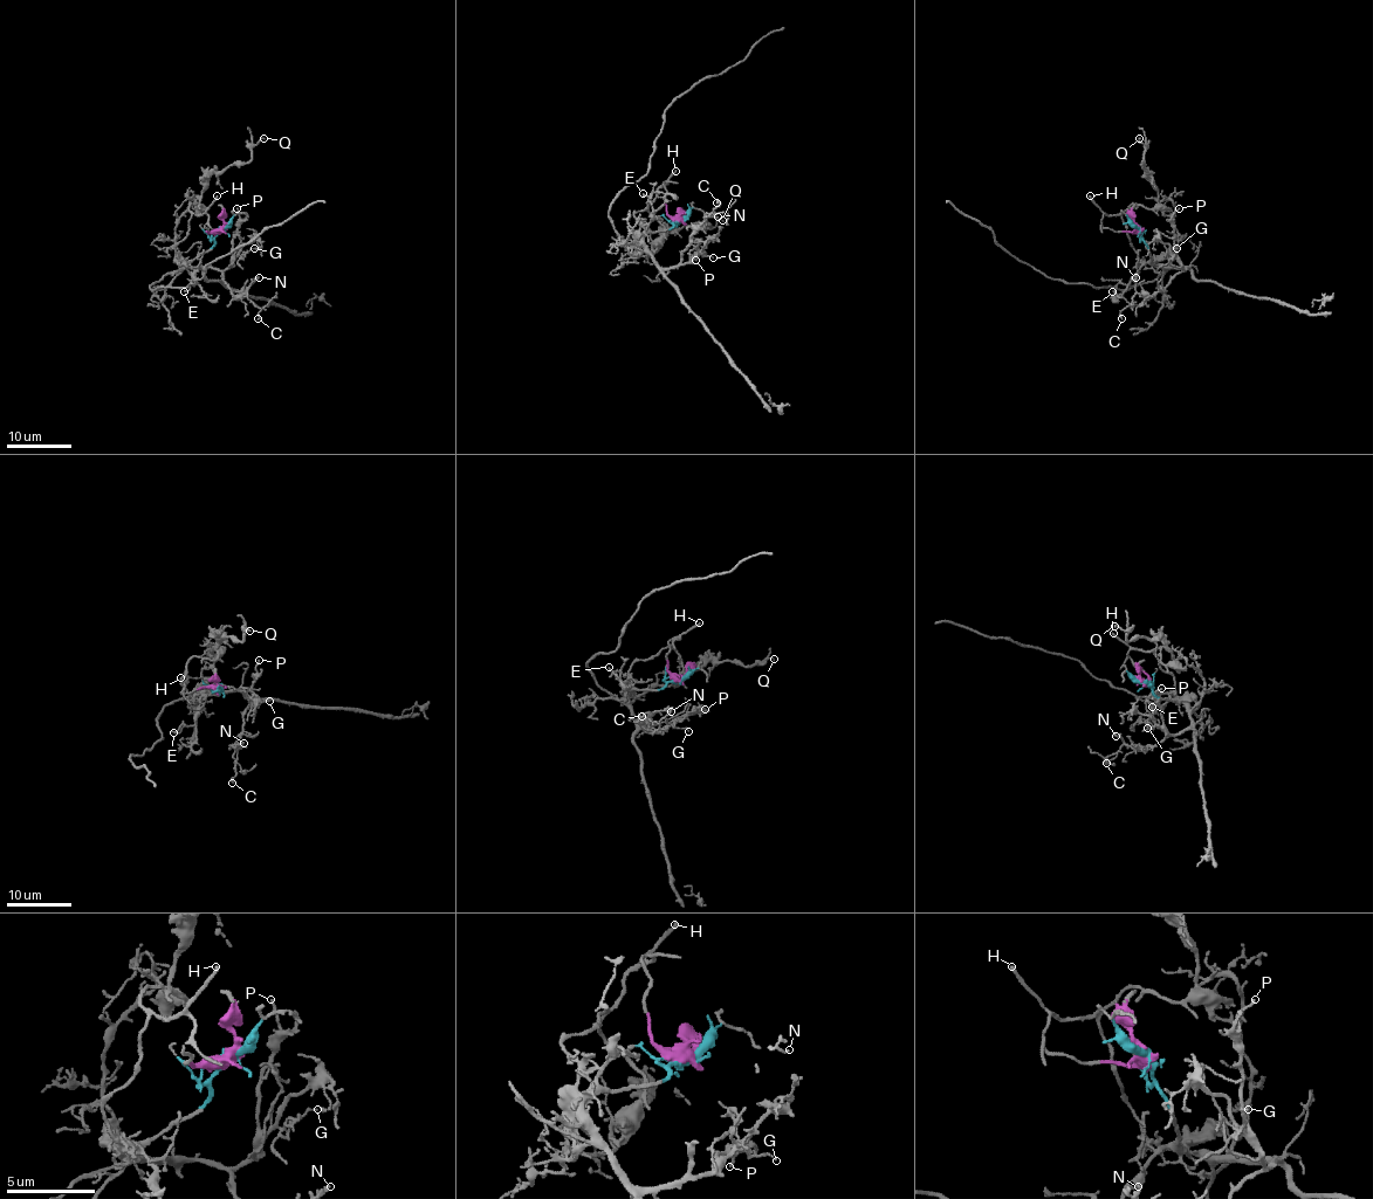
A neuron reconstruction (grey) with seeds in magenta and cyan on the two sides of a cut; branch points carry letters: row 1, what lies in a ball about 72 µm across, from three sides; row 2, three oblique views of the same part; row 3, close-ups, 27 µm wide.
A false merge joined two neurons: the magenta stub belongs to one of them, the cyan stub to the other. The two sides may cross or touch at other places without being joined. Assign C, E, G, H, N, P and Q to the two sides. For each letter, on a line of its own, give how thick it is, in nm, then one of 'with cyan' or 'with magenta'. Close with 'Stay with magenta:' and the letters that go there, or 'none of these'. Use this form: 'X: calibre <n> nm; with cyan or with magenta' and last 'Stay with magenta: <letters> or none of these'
C: calibre 180 nm; with cyan
E: calibre 140 nm; with cyan
G: calibre 110 nm; with cyan
H: calibre 180 nm; with magenta
N: calibre 90 nm; with cyan
P: calibre 120 nm; with cyan
Q: calibre 130 nm; with magenta
Stay with magenta: H, Q

